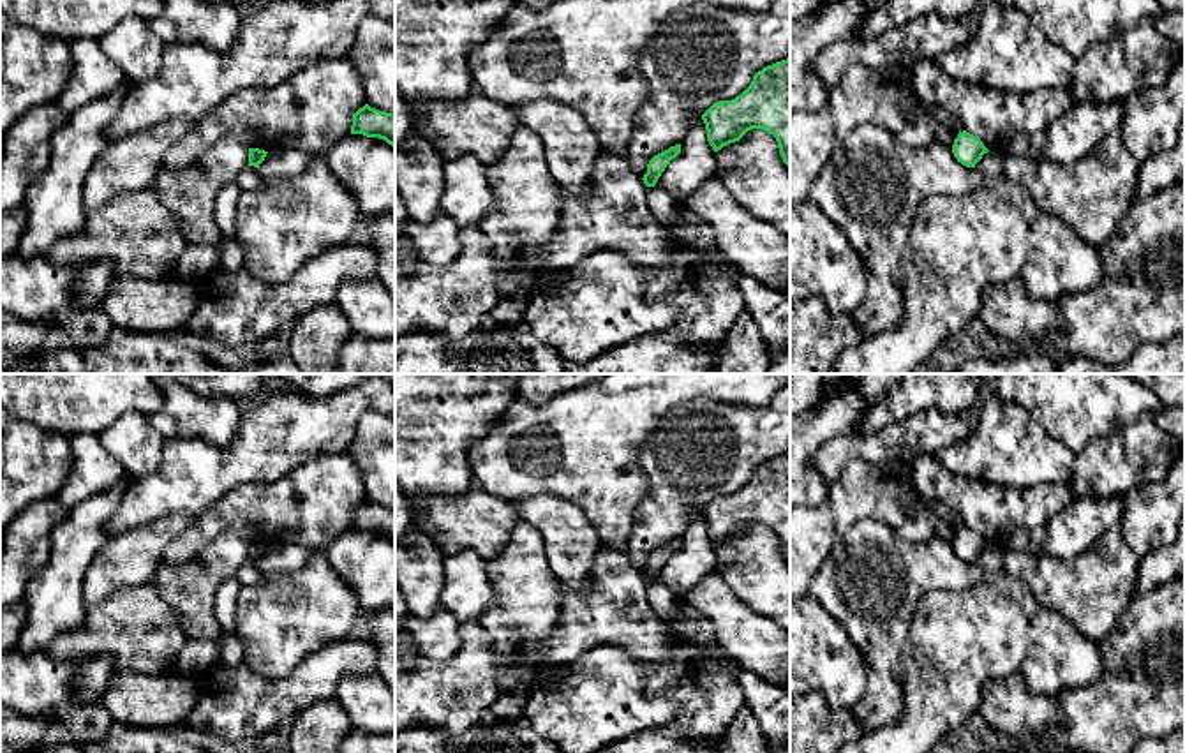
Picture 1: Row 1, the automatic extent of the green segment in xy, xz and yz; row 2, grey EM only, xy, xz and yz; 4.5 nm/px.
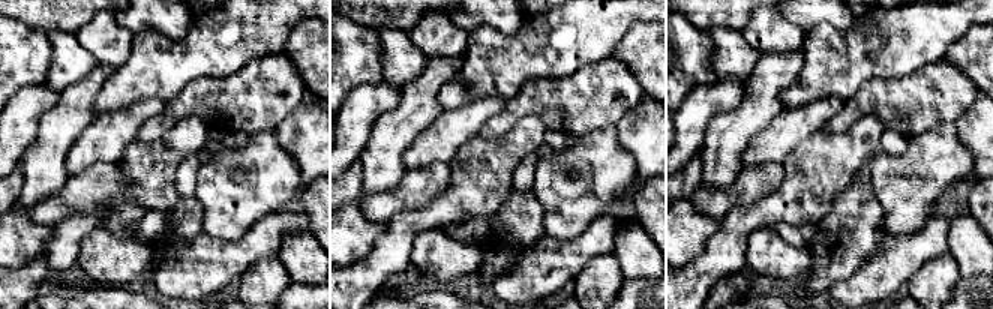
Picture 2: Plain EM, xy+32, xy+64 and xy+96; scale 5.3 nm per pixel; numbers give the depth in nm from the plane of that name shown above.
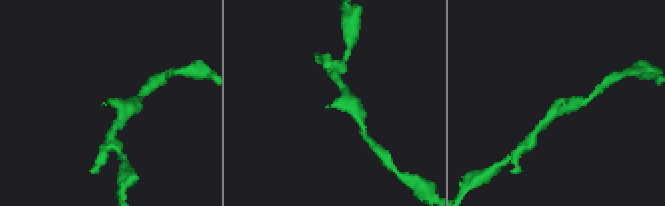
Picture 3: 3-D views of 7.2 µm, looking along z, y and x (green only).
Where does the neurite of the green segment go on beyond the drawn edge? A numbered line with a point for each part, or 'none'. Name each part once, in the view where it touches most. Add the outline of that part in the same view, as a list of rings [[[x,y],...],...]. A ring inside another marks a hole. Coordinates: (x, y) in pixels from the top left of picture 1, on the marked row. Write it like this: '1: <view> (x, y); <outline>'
none

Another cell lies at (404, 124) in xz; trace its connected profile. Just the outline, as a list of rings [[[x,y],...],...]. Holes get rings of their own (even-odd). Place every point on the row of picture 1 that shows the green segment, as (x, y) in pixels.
[[[395,86],[395,145],[413,132],[413,115],[409,102],[400,95]]]

